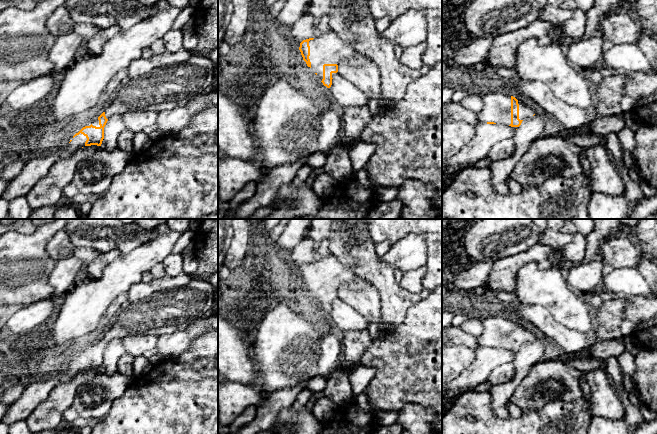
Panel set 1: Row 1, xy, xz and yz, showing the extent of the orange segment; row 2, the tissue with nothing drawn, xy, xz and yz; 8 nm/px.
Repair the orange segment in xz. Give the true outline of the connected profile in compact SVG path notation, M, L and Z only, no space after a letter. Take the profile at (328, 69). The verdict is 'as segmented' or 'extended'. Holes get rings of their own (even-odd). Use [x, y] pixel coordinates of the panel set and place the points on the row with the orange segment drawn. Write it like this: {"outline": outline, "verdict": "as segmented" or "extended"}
{"outline": "M331 31L315 39L303 40L299 50L307 66L327 88L331 87L338 72L338 64L355 54L350 42L345 42Z", "verdict": "extended"}

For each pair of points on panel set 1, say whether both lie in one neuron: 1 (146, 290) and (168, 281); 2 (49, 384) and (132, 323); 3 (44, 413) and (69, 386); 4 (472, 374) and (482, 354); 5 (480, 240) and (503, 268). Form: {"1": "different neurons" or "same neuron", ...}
{"1": "same neuron", "2": "same neuron", "3": "same neuron", "4": "same neuron", "5": "different neurons"}

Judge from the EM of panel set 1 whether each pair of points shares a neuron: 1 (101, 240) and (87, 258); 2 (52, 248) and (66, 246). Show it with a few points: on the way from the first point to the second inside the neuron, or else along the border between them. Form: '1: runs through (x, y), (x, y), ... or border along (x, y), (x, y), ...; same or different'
1: border along (74, 246), (87, 246), (100, 252); different
2: runs through (55, 248), (63, 246); same

